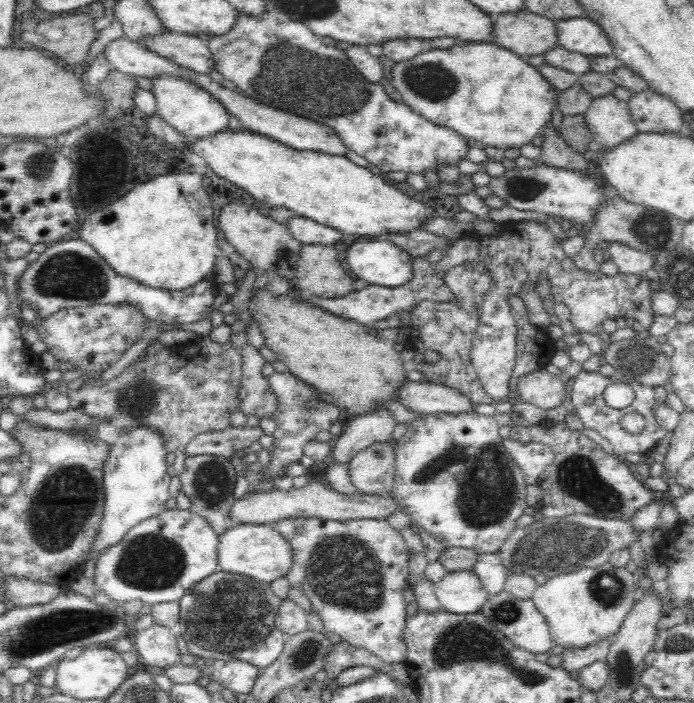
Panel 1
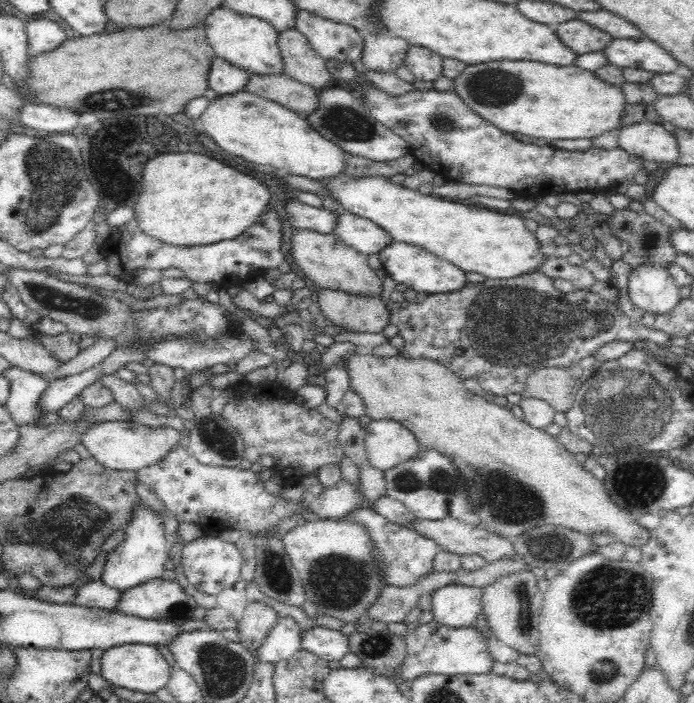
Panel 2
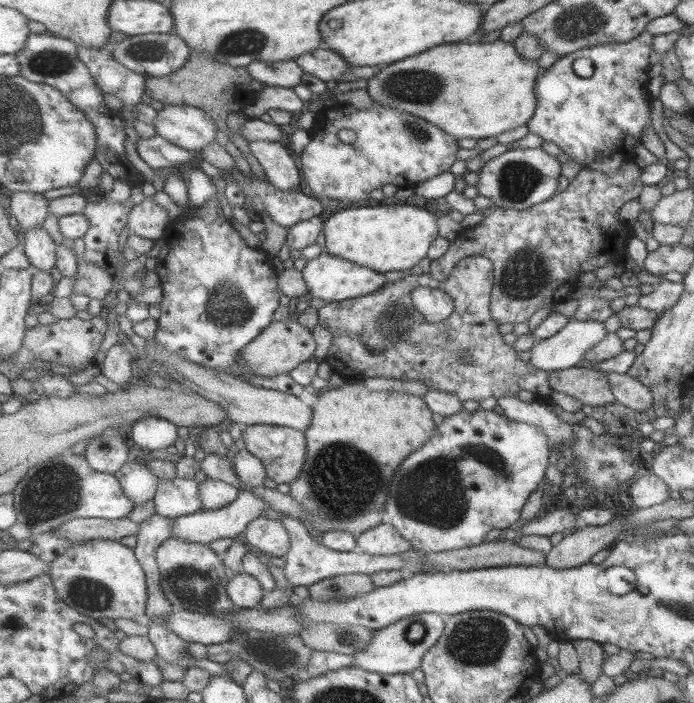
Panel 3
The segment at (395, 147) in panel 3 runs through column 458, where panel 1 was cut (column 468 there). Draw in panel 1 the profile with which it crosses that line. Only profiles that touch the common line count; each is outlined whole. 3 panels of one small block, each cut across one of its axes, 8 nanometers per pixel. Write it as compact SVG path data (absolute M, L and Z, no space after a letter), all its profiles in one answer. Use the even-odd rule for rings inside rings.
M267 8L260 18L240 14L232 31L224 36L209 38L208 47L217 64L214 66L215 76L231 80L236 88L260 102L330 125L350 150L378 166L383 175L394 171L414 174L424 174L430 170L438 172L442 166L457 167L462 160L468 160L470 144L462 134L426 120L402 99L397 102L389 98L385 85L366 79L343 50L326 46L309 26L288 18L280 11Z

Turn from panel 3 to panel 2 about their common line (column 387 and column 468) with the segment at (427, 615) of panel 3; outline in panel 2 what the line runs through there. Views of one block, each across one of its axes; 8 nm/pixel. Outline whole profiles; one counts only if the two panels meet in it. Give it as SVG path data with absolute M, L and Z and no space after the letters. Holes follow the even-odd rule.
M434 621L419 625L414 631L405 635L407 642L406 656L396 670L384 672L384 677L398 684L412 682L422 675L463 675L484 674L490 672L490 666L495 660L486 651L486 639L478 633L476 628L448 628Z

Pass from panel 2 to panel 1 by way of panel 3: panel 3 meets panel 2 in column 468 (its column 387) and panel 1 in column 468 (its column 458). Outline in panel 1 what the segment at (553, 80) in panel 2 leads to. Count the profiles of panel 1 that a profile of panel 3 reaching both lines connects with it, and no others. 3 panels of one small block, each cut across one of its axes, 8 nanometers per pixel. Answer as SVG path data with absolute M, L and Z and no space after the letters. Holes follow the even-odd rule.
M456 42L448 48L422 51L410 60L394 63L388 77L404 103L416 114L434 124L452 128L452 131L465 138L474 139L480 146L494 146L504 150L531 144L552 123L552 116L558 110L559 91L544 78L536 66L528 64L519 54L494 43Z

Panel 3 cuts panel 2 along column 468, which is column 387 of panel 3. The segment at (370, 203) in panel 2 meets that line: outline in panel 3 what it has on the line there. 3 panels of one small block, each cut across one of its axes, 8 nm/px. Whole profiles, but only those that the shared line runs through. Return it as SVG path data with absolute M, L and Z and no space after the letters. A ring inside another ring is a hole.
M381 204L346 208L325 221L325 252L377 272L411 270L428 256L433 241L440 237L439 227L435 214L414 205Z

